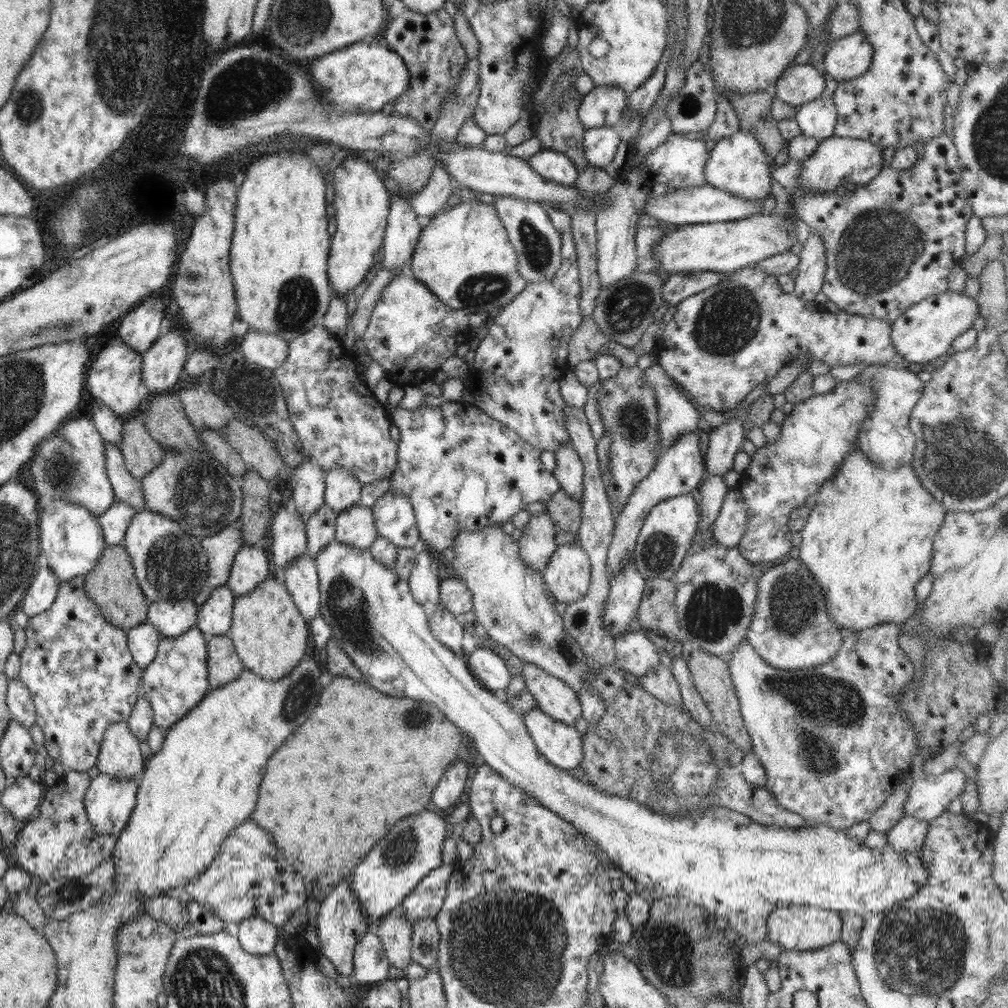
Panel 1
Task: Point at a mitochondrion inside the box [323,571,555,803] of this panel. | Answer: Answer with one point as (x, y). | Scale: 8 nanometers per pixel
(420, 717)

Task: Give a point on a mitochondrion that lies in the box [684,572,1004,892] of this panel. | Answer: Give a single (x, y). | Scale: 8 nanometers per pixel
(819, 701)

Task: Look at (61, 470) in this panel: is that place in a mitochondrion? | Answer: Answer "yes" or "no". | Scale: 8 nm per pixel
yes

